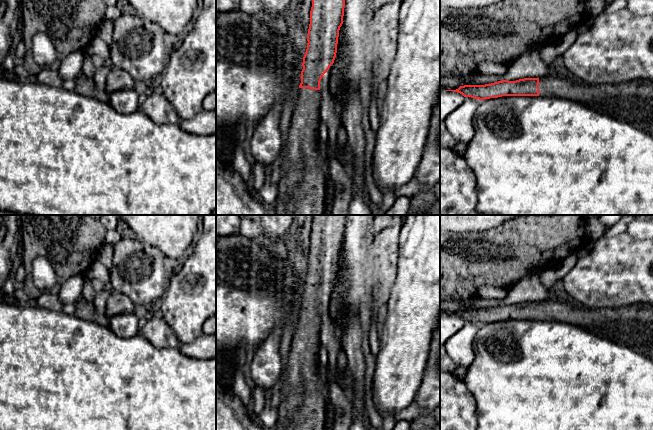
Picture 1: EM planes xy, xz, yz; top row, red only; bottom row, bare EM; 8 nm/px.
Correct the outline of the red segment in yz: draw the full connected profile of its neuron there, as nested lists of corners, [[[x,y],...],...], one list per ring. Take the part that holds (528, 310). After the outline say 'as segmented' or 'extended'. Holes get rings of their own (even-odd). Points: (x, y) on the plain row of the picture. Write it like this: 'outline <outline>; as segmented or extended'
outline [[[548,299],[548,300],[542,300],[539,302],[524,302],[524,303],[519,303],[516,305],[502,304],[502,305],[494,306],[491,308],[485,308],[485,309],[464,309],[464,310],[460,310],[456,314],[446,314],[446,315],[458,316],[458,317],[462,318],[464,321],[471,321],[471,322],[475,322],[475,323],[479,323],[479,324],[498,322],[498,321],[502,321],[502,320],[540,320],[540,321],[565,322],[565,323],[569,323],[572,325],[581,327],[581,328],[583,328],[583,329],[585,329],[591,333],[594,333],[600,337],[609,339],[612,342],[615,342],[617,344],[627,346],[627,347],[635,350],[636,352],[639,352],[642,355],[648,357],[650,360],[653,361],[653,303],[637,303],[637,304],[633,304],[630,306],[622,306],[622,307],[617,307],[617,308],[590,308],[590,307],[585,307],[585,306],[577,304],[577,303],[570,305],[567,303]]]; extended

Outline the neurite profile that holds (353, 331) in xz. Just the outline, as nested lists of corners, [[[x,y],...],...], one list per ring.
[[[342,248],[339,254],[337,277],[331,295],[329,315],[334,323],[343,330],[341,346],[347,356],[347,370],[352,381],[349,395],[353,402],[353,410],[356,414],[364,416],[367,421],[365,412],[365,369],[367,364],[361,347],[364,329],[359,317],[355,314],[349,314],[343,305],[343,296],[347,287],[344,279],[344,261],[345,256]]]

